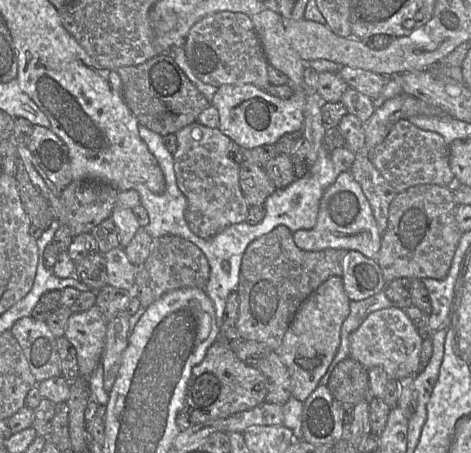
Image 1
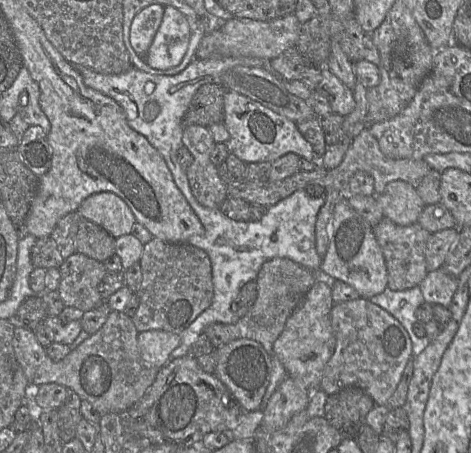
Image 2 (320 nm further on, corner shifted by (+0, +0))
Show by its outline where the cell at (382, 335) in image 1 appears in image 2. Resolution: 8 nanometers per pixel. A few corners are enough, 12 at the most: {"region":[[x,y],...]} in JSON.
{"region":[[361,297],[334,304],[319,388],[387,405],[413,358],[406,329]]}

